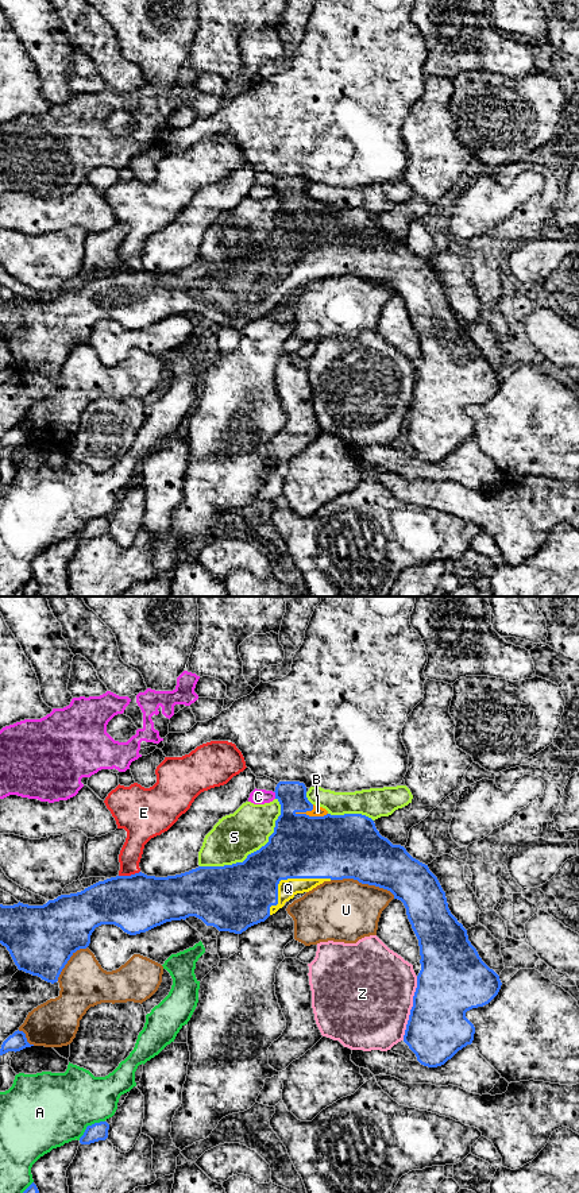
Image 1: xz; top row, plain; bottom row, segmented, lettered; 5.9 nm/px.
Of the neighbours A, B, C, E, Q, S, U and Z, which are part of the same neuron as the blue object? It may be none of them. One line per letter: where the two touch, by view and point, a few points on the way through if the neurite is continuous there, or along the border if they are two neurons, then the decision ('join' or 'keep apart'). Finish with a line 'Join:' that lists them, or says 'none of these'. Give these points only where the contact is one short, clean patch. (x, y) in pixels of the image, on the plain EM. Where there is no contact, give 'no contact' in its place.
A: xz (89, 521) | keep apart
B: xz (311, 212) | across xz (332, 242), (311, 220), (311, 212), (317, 207) | join
C: xz (276, 190) | keep apart
E: xz (128, 271) | keep apart
Q: xz (288, 273) | join
S: xz (254, 247) | keep apart
U: xz (363, 278) | keep apart
Z: xz (412, 404) | keep apart
Join: B, Q

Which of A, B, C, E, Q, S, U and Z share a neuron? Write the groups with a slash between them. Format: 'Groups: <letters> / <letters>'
Groups: A / B Q / C / E / S / U / Z

